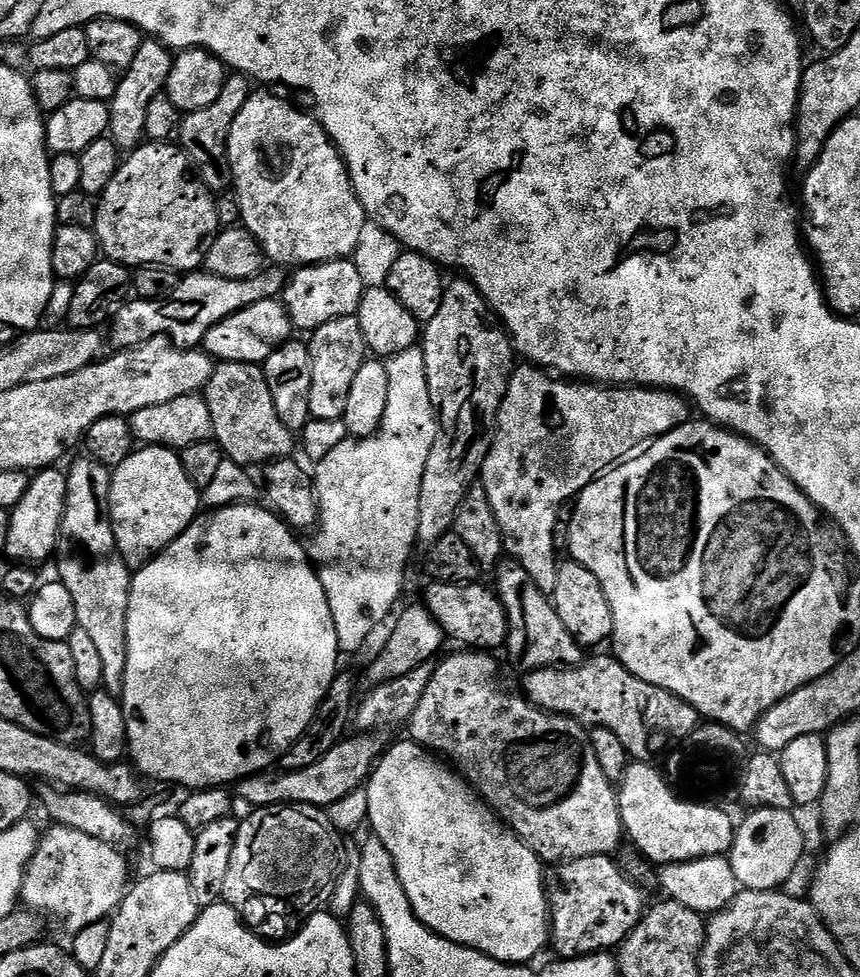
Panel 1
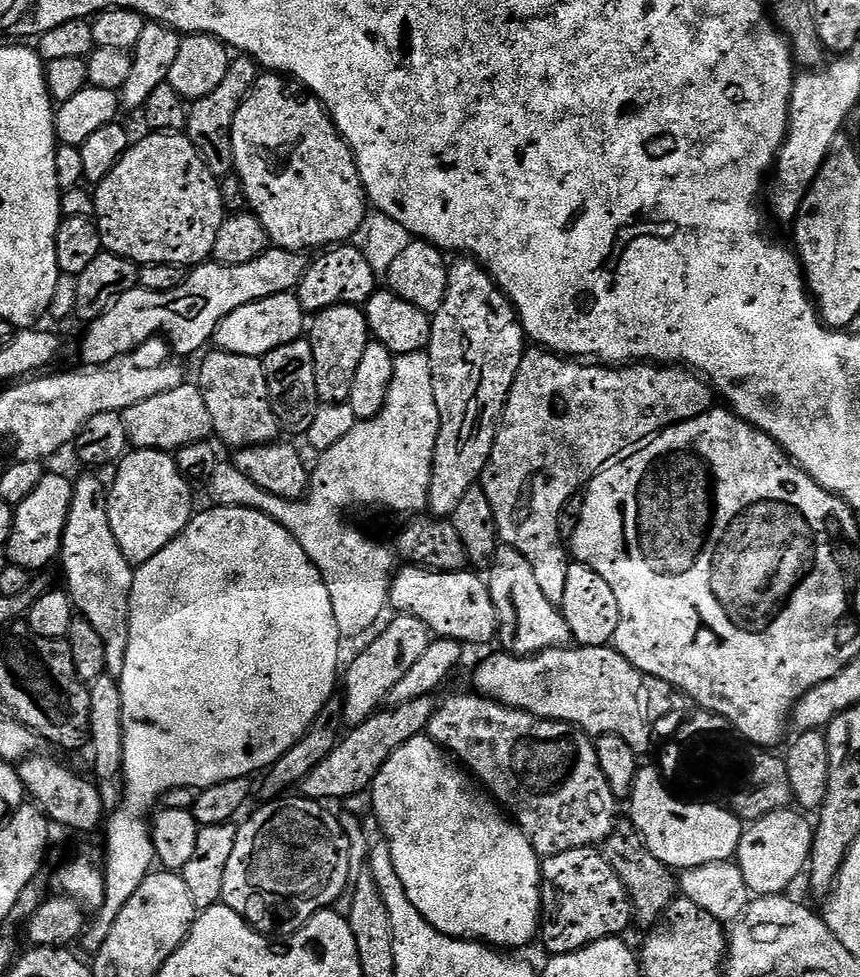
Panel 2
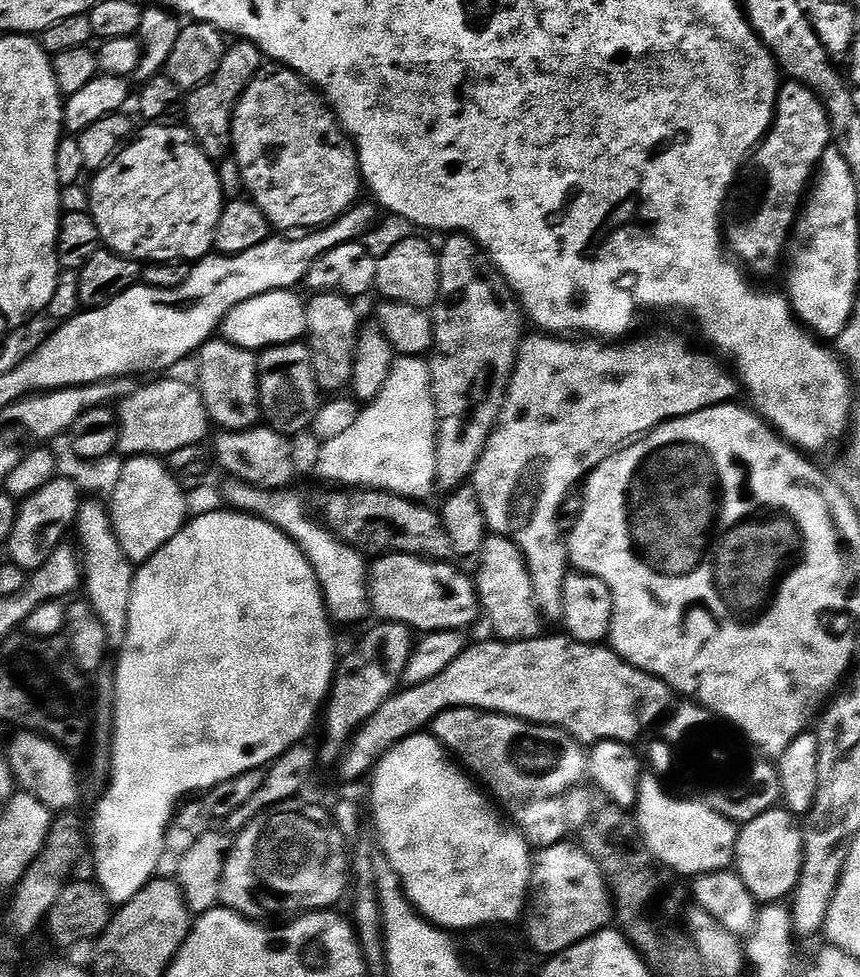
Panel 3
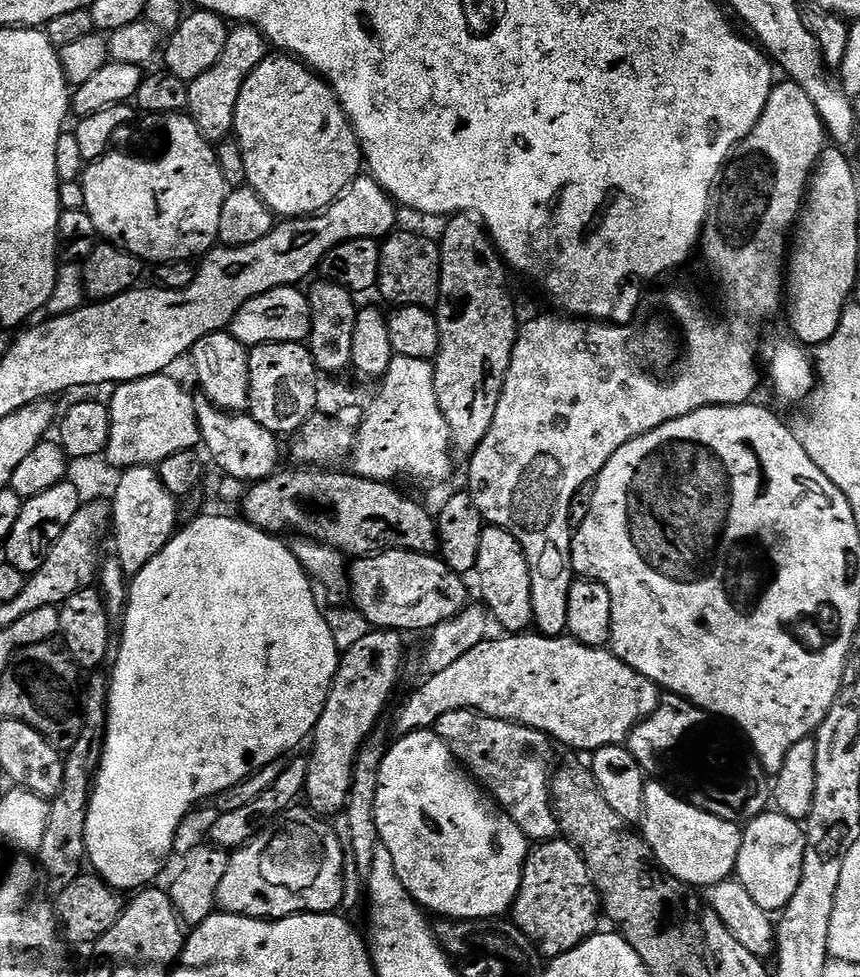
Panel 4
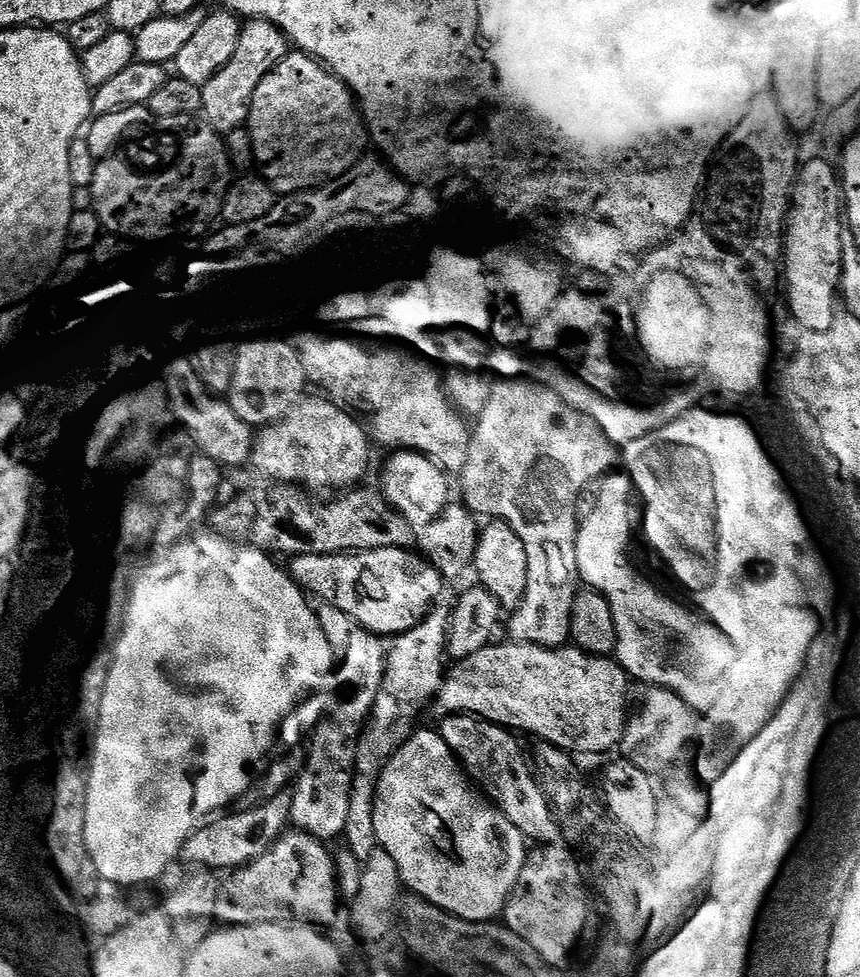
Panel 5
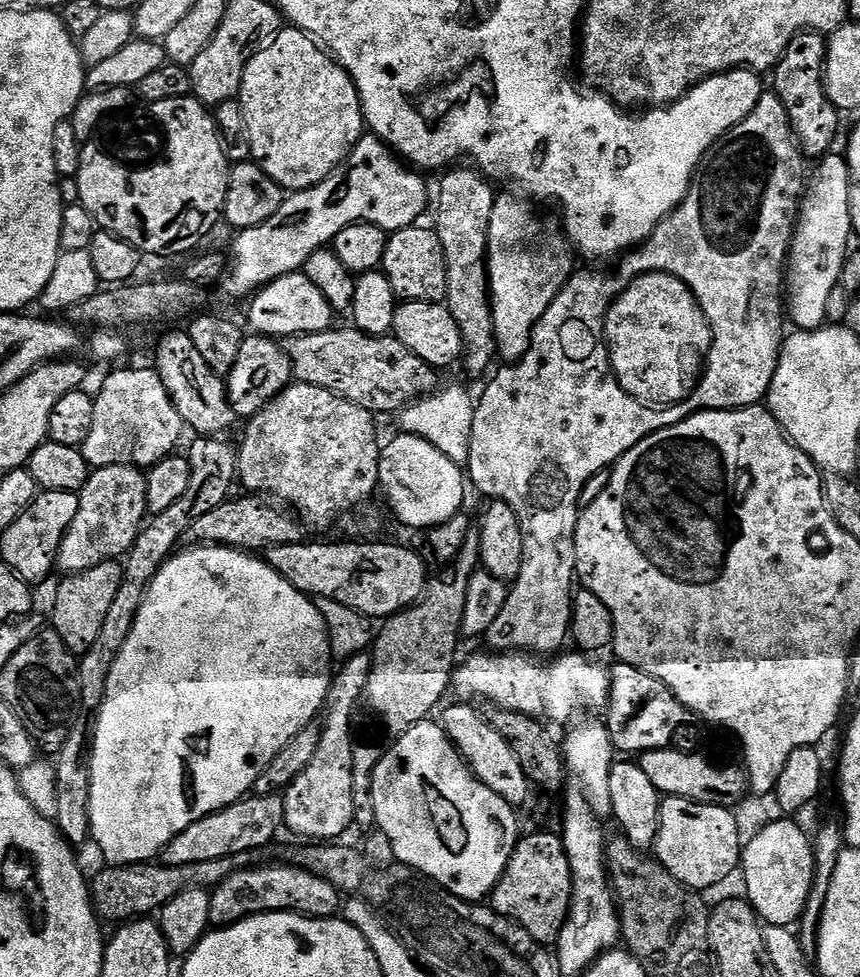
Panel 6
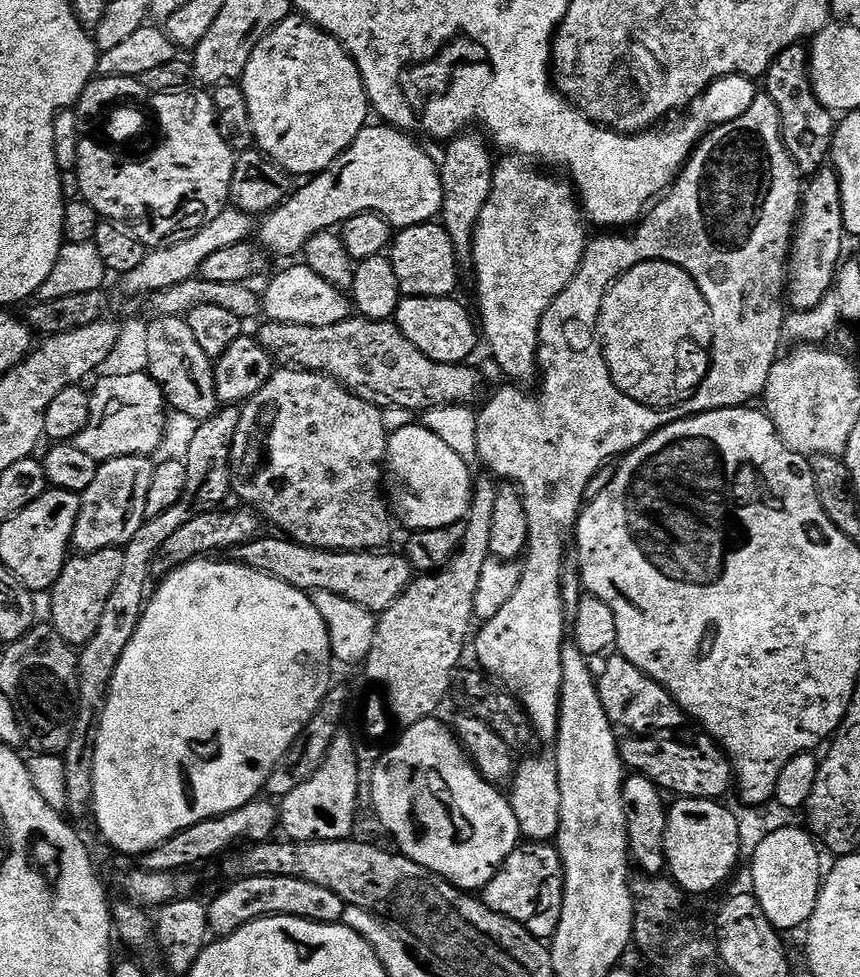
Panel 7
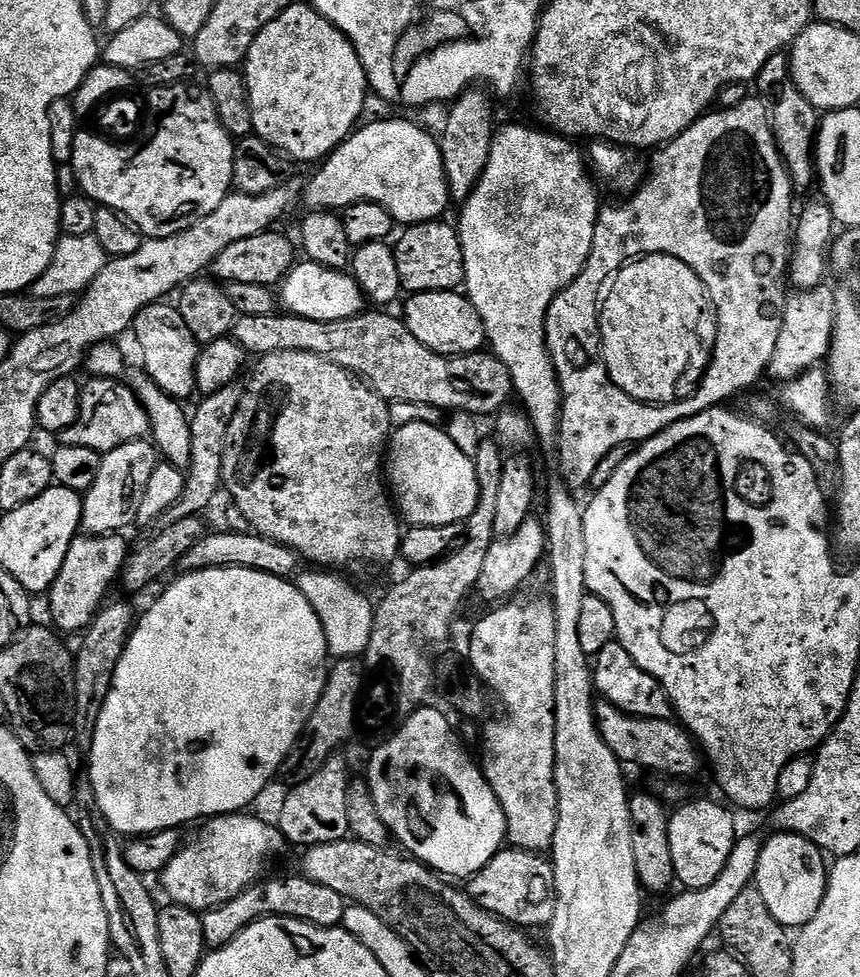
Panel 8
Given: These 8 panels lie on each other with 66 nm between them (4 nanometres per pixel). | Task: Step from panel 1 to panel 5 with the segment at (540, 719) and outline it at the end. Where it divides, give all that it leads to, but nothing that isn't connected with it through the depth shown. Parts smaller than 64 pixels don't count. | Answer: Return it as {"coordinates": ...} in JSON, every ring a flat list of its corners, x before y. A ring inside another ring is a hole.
{"coordinates":[[448,714,441,720,444,721,438,725,438,731,450,746,452,755,458,758,465,773,487,793,491,803,502,814,506,814,514,826,518,826,520,833,532,842,551,842,557,839,558,824,553,809,540,788,529,753,526,748,524,752,520,745,521,737,503,724,493,724,491,720,481,720,478,716]]}

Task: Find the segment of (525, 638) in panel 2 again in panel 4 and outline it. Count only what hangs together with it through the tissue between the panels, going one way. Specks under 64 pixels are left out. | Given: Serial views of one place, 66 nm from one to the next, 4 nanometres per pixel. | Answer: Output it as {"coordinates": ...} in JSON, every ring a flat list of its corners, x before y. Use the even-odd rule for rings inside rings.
{"coordinates":[[485,527,482,542,478,546,476,572,480,576,482,603,488,609,491,619,504,627,508,634,524,634,533,627,532,618,532,583,528,573,526,554,514,538,504,528]]}

